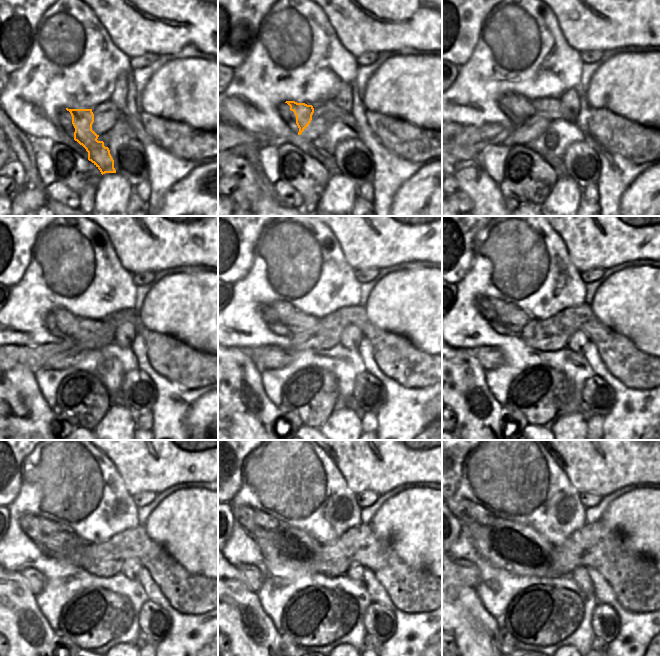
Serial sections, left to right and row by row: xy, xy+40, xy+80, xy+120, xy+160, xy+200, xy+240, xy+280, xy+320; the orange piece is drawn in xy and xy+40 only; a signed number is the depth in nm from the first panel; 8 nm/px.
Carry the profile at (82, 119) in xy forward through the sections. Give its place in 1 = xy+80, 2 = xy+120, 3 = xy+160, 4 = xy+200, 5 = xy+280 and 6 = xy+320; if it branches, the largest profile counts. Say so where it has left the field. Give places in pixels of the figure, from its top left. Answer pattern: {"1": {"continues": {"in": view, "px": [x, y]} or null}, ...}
{"1": {"continues": {"in": "xy+80", "px": [524, 107]}}, "2": {"continues": {"in": "xy+120", "px": [65, 321]}}, "3": {"continues": {"in": "xy+160", "px": [285, 310]}}, "4": {"continues": {"in": "xy+200", "px": [504, 307]}}, "5": {"continues": {"in": "xy+280", "px": [265, 521]}}, "6": {"continues": {"in": "xy+320", "px": [480, 515]}}}

